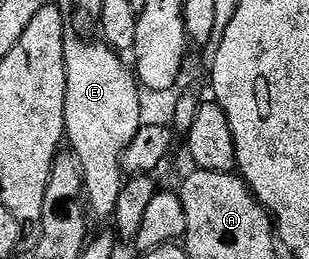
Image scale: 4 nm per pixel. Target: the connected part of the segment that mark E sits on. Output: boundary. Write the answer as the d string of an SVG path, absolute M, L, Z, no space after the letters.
M69 30L63 42L65 63L65 140L76 156L83 182L87 208L94 217L112 217L119 203L119 190L123 190L126 175L121 159L131 146L131 138L141 129L139 81L124 64L122 57L108 44L97 38L86 38L80 31Z

